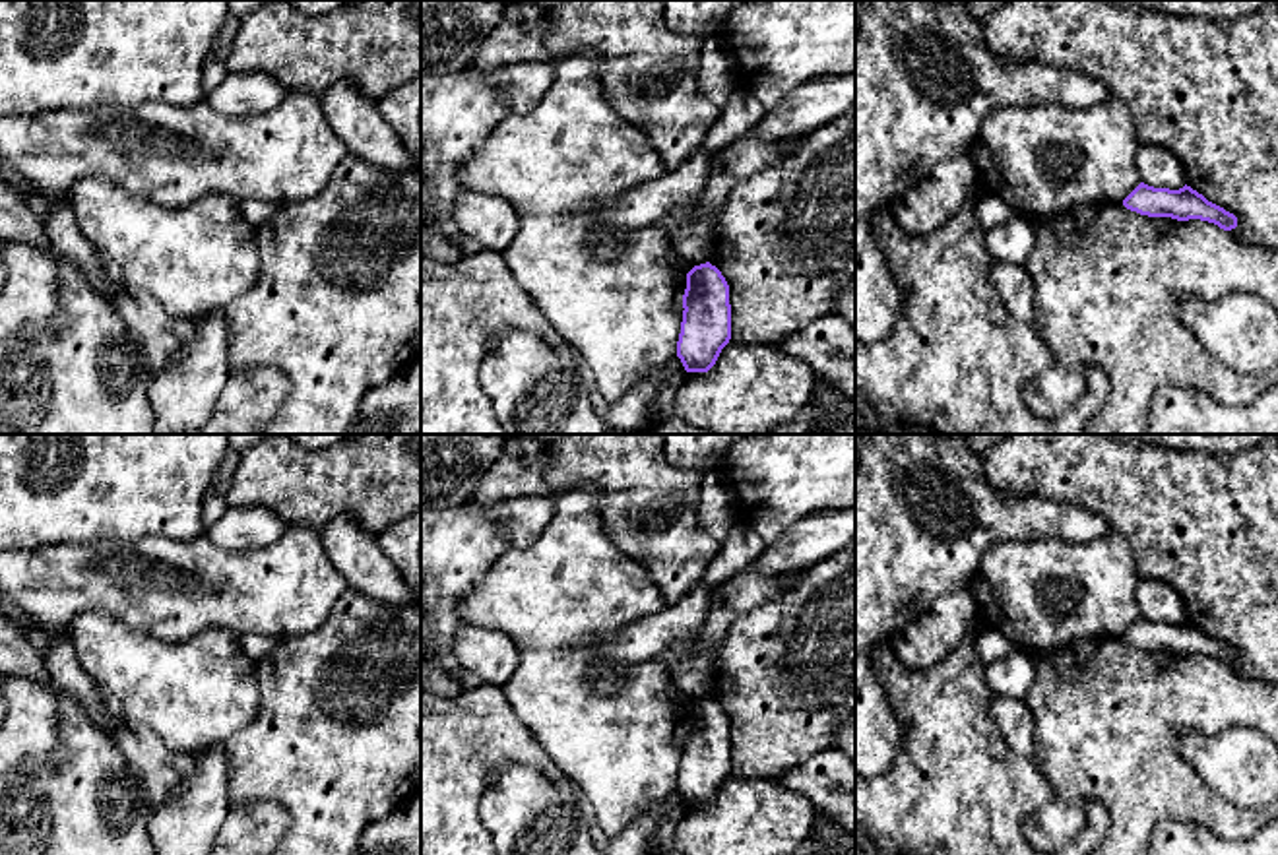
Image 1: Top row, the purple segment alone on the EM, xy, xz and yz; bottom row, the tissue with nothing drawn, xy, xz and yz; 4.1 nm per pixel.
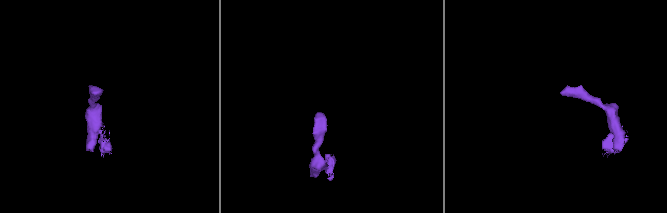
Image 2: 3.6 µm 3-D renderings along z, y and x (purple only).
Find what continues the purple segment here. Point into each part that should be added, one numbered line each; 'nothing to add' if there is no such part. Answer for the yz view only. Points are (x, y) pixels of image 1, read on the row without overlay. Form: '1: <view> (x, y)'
1: yz (1160, 601)

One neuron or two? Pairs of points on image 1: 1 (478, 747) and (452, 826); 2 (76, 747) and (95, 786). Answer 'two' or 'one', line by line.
1: one
2: one

